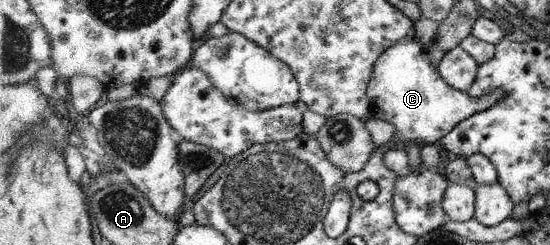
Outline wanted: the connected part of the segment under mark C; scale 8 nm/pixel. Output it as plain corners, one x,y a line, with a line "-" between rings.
403,39
385,51
385,60
377,64
377,76
373,76
373,88
369,88
373,118
381,118
395,125
396,134
391,146
439,143
448,132
476,112
483,111
504,97
503,90
495,88
489,94
473,98
465,91
453,88
443,80
437,68
427,58
427,51
413,39

